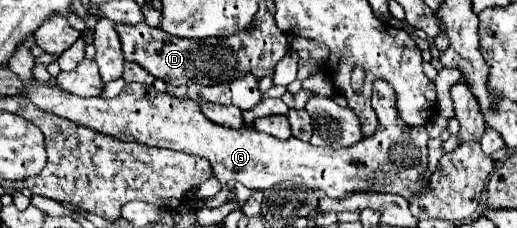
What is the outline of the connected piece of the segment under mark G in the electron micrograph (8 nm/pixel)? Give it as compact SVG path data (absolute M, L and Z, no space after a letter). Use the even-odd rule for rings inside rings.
M24 80L24 90L20 92L20 96L24 96L26 100L30 100L32 104L36 104L40 110L48 110L56 116L62 116L66 120L72 120L80 126L92 128L100 134L112 136L116 140L124 140L124 142L140 142L146 146L162 146L162 148L170 148L170 150L182 150L188 154L198 154L202 158L208 158L212 164L212 172L214 176L220 178L222 184L228 184L230 180L242 182L248 188L272 188L280 182L294 182L300 184L304 188L312 188L312 190L320 190L330 198L340 198L348 192L356 192L356 190L378 190L378 192L392 192L392 194L400 194L406 200L410 200L416 194L424 194L430 178L424 178L422 174L428 170L428 134L426 128L410 128L406 126L396 112L396 98L394 98L394 90L388 86L388 82L384 80L376 80L374 82L374 94L372 94L372 108L376 110L378 118L380 118L380 128L376 130L374 136L360 140L358 144L352 144L348 148L324 148L324 146L312 146L310 142L302 142L298 138L288 138L288 140L280 140L268 134L262 134L254 128L222 128L220 124L212 124L212 120L208 120L198 104L194 100L188 98L176 98L168 92L158 92L154 86L148 84L138 84L138 82L130 82L124 86L124 90L116 96L116 98L80 98L80 96L72 96L70 92L60 90L60 86L54 80Z

